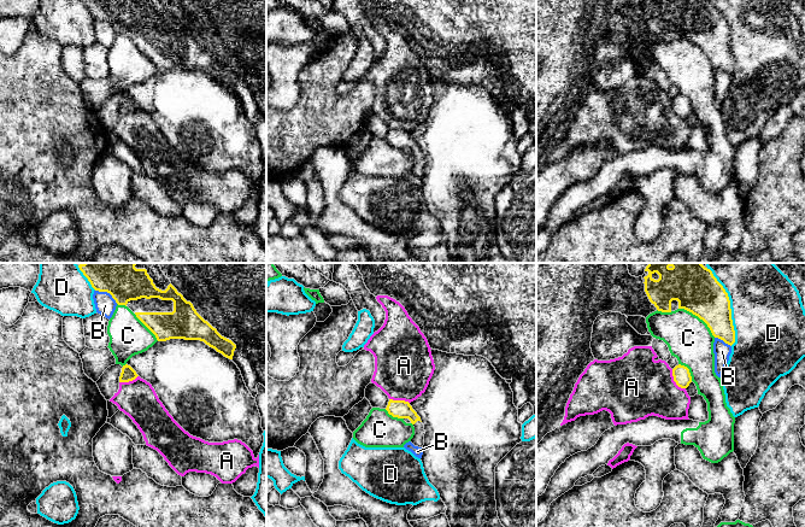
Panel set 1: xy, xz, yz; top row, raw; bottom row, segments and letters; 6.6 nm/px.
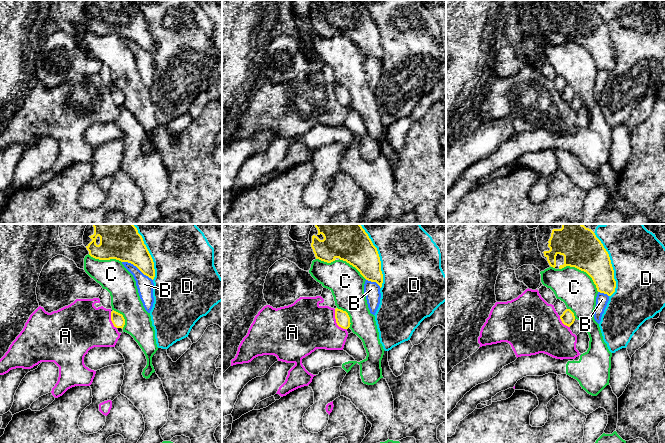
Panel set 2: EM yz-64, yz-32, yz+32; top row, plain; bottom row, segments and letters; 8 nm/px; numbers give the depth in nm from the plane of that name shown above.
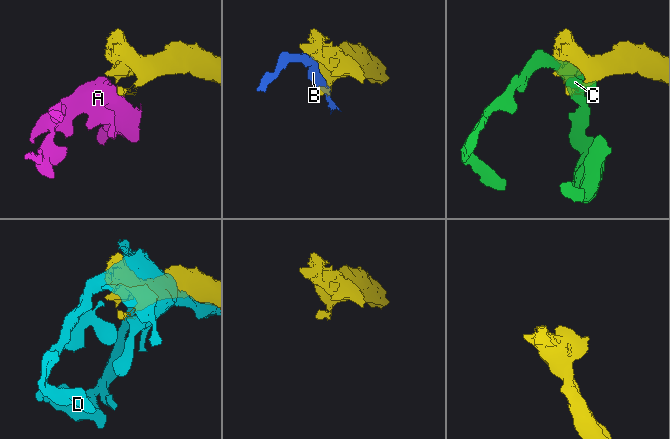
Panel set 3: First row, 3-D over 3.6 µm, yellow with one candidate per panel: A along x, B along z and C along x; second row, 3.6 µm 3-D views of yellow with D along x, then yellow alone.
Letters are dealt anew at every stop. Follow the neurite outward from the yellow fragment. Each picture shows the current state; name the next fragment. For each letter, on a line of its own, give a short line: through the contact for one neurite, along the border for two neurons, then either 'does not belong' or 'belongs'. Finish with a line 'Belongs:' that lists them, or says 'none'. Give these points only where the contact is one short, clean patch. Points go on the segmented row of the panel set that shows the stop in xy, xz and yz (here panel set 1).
A: line yz (671, 369), (674, 381), (685, 388); does not belong
B: does not belong
C: does not belong
D: does not belong
Belongs: none

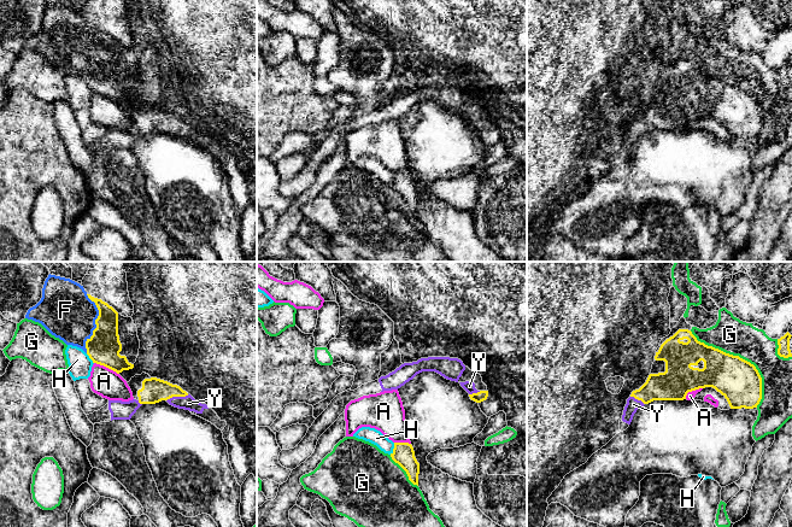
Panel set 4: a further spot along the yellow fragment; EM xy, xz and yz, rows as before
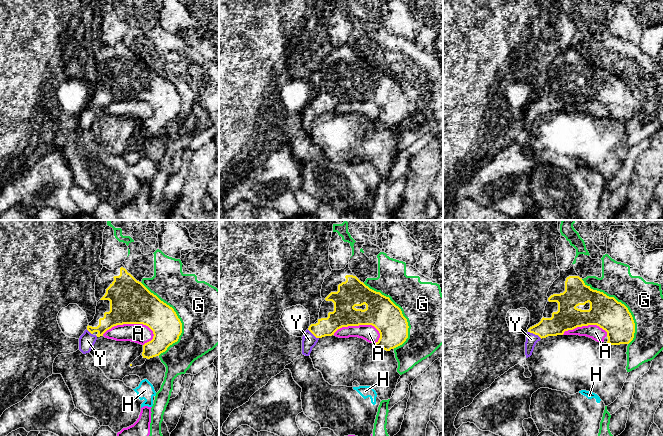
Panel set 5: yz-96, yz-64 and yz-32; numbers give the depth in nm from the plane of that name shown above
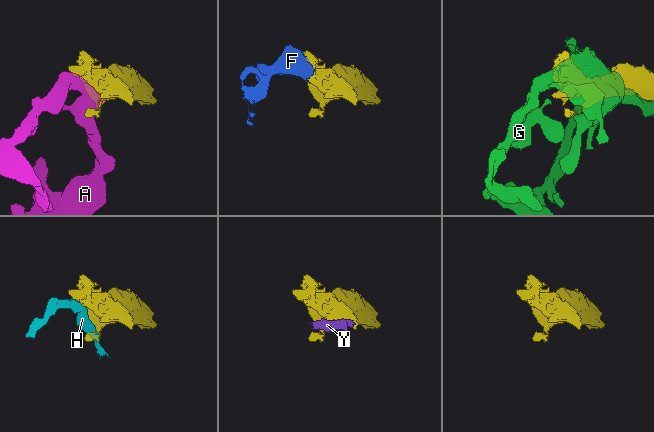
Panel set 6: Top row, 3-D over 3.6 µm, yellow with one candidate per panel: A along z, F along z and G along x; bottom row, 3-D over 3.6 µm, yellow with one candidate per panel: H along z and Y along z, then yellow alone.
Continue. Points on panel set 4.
A: does not belong
F: belongs
G: does not belong
H: does not belong
Y: belongs
Belongs: F, Y

